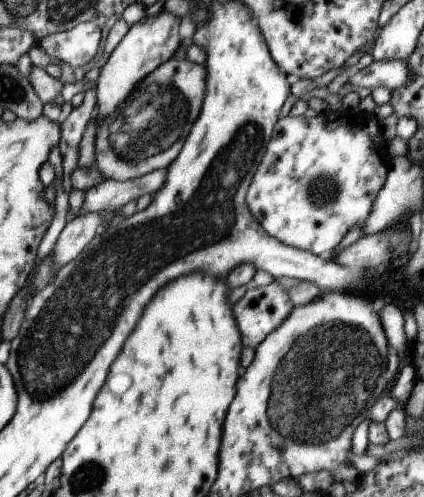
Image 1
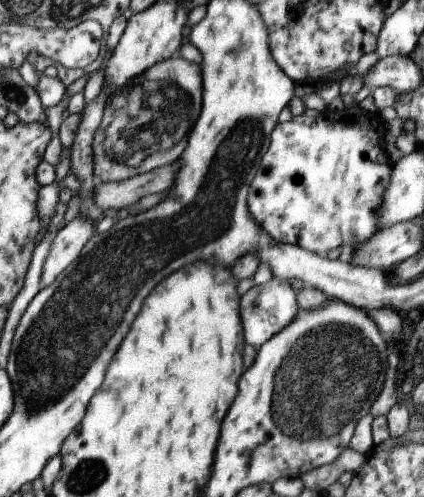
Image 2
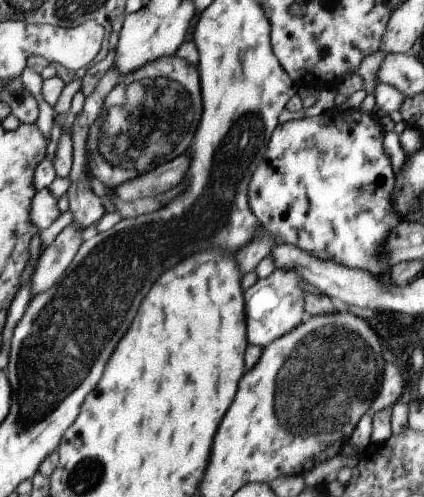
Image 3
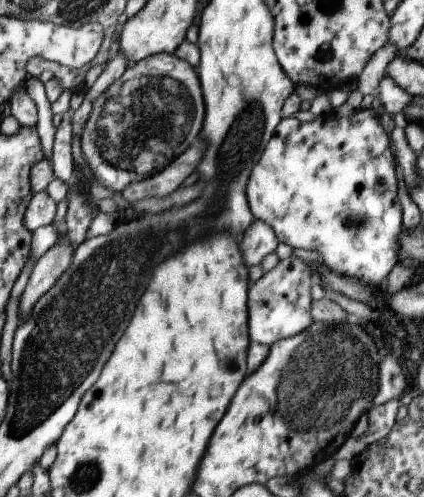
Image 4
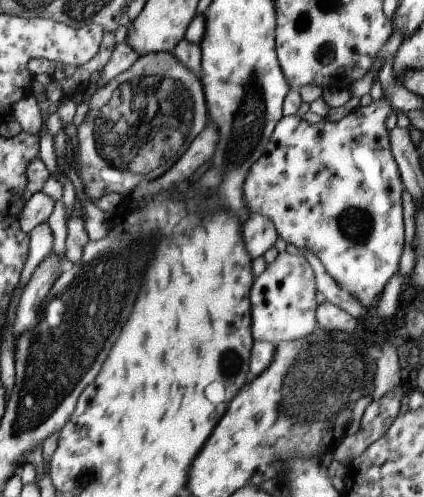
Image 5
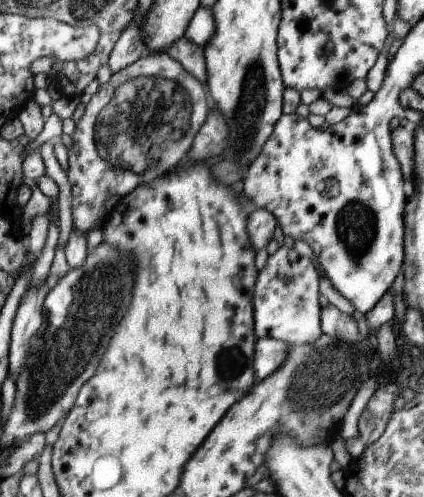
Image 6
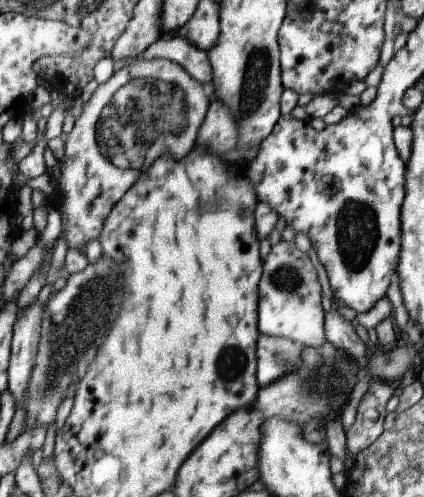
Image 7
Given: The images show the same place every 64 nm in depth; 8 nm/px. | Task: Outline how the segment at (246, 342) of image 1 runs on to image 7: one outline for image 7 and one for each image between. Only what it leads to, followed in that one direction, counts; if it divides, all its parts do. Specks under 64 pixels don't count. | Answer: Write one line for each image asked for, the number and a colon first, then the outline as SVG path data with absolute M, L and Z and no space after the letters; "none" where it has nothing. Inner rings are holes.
2: M271 278L265 284L253 286L247 294L241 296L241 324L243 324L243 338L245 346L263 346L269 338L279 334L285 326L295 322L301 308L297 304L297 290L291 288L291 280L283 278Z
3: M273 270L267 278L257 280L243 292L245 298L245 324L247 342L253 346L267 346L283 334L289 334L307 320L305 314L305 292L301 290L303 278L295 270Z
4: M289 256L285 260L279 260L275 268L265 272L261 280L249 284L247 290L247 316L249 316L249 340L257 342L261 346L273 346L275 342L281 342L285 338L293 338L301 332L305 332L313 324L311 316L311 268L301 258Z
5: M277 252L277 256L265 264L265 270L255 278L249 290L251 306L251 338L253 342L271 342L275 346L283 342L303 340L319 330L317 326L317 288L315 274L307 260L299 254Z
6: M277 246L269 256L265 266L259 270L255 290L253 290L253 328L255 338L273 338L287 342L289 346L303 346L313 344L317 338L323 338L321 332L321 306L319 306L319 274L313 262L307 256L299 256L293 248Z
7: M279 240L271 246L263 260L263 276L259 280L257 326L261 336L287 338L299 342L303 348L321 348L327 344L325 312L321 310L321 288L317 272L307 256L295 248L295 242Z

